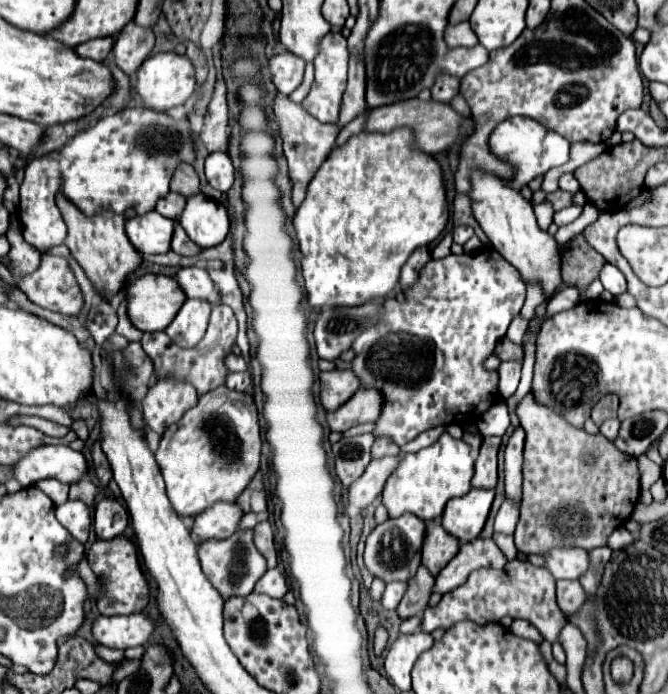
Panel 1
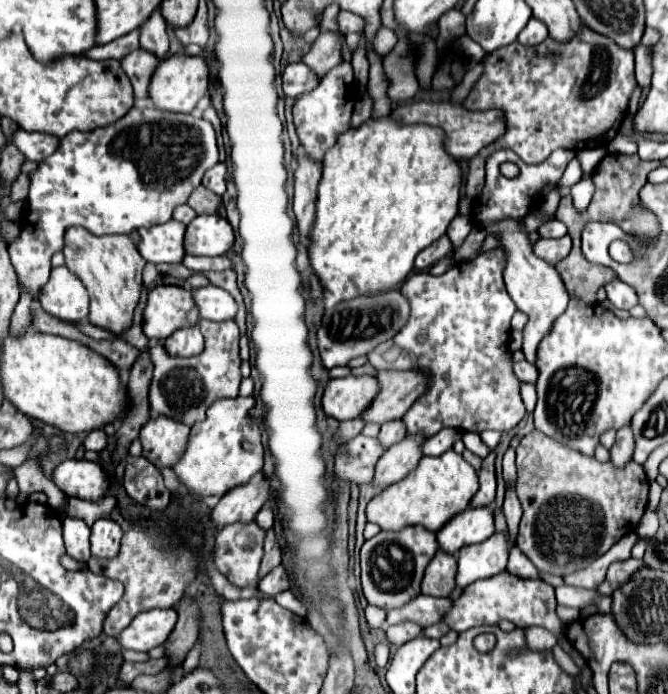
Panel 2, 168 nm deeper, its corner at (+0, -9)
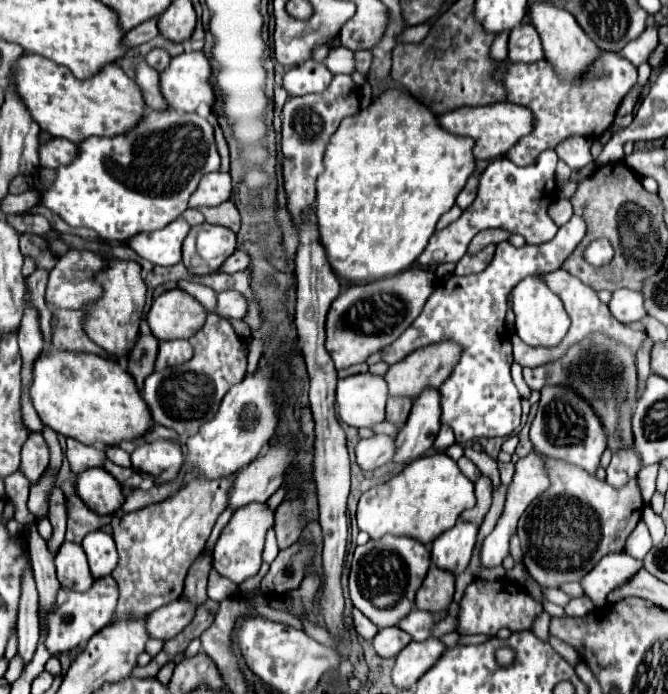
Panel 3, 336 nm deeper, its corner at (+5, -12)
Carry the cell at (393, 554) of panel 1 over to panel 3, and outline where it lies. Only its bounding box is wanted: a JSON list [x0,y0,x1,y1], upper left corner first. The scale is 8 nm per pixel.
[348,536,430,628]

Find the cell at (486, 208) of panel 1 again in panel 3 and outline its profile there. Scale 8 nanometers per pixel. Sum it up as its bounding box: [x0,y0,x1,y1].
[512,276,570,348]

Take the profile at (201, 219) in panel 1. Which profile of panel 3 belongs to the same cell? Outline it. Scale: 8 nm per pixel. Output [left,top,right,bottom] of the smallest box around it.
[182,224,236,276]

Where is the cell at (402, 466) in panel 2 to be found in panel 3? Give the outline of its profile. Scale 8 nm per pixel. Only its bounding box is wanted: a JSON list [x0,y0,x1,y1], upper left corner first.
[394,388,440,464]

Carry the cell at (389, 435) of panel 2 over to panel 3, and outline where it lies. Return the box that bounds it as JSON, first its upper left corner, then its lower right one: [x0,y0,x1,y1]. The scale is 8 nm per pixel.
[386,396,412,426]

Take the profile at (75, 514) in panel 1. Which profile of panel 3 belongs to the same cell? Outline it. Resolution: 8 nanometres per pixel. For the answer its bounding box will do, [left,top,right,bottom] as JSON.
[56,542,94,592]

